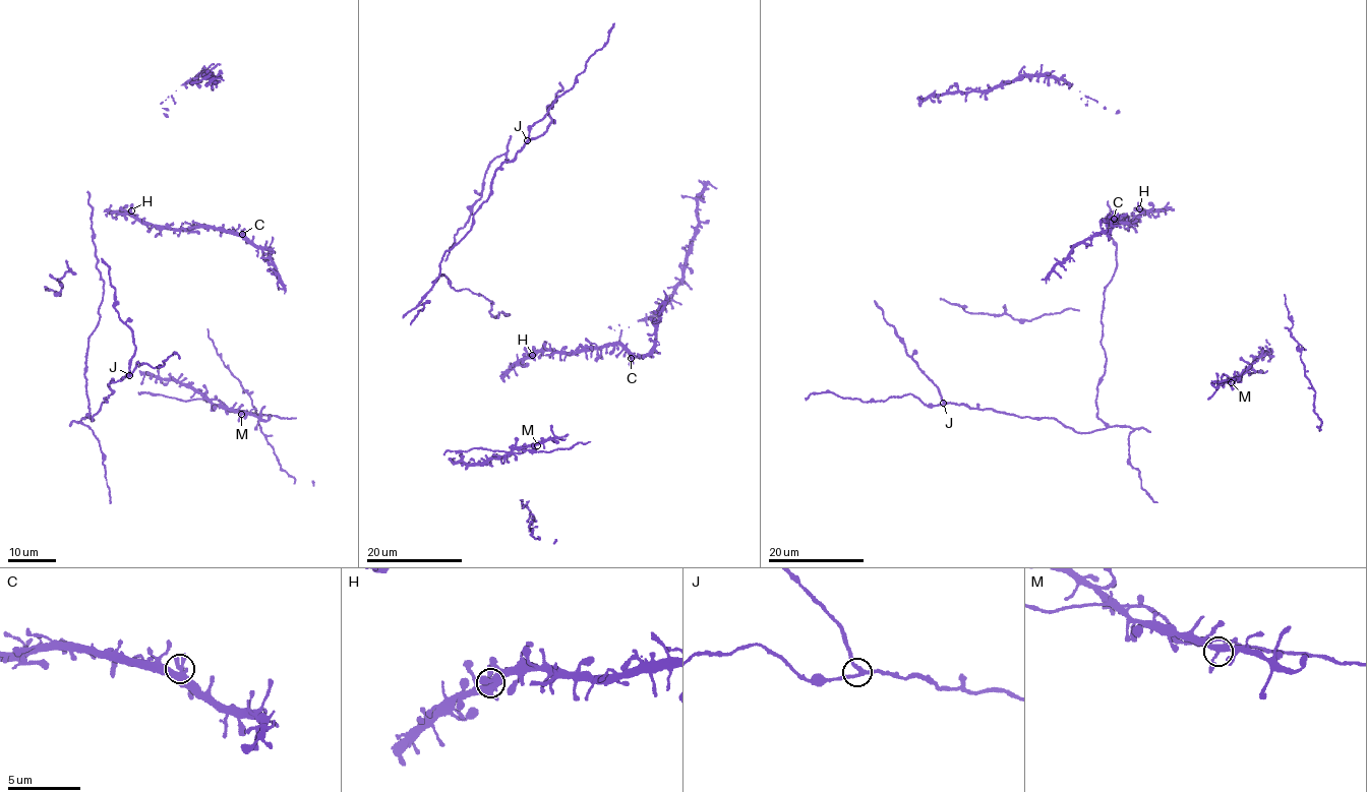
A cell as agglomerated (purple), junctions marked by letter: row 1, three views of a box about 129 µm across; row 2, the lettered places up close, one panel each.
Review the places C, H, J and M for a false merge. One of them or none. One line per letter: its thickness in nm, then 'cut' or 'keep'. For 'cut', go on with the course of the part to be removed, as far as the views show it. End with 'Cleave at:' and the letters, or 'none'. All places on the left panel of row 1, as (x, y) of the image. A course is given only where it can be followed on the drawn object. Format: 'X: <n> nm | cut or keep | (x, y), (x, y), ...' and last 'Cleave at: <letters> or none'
C: 260 nm | keep
H: 280 nm | keep
J: 260 nm | keep
M: 280 nm | keep
Cleave at: none

